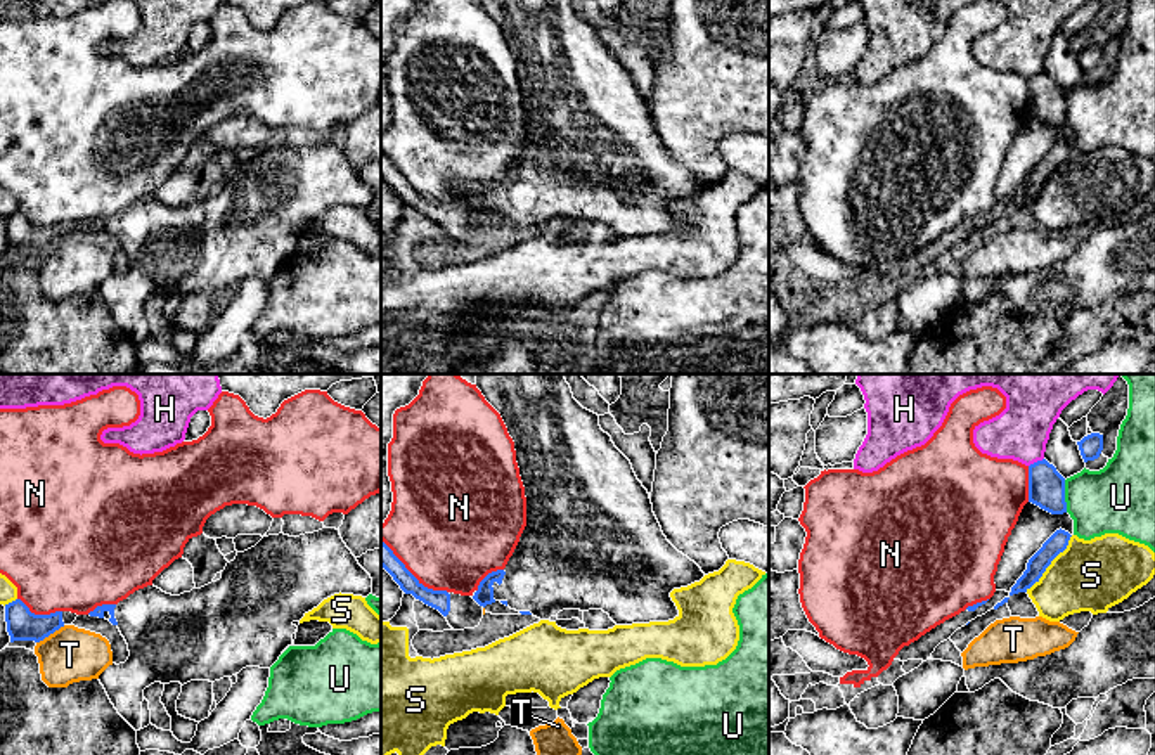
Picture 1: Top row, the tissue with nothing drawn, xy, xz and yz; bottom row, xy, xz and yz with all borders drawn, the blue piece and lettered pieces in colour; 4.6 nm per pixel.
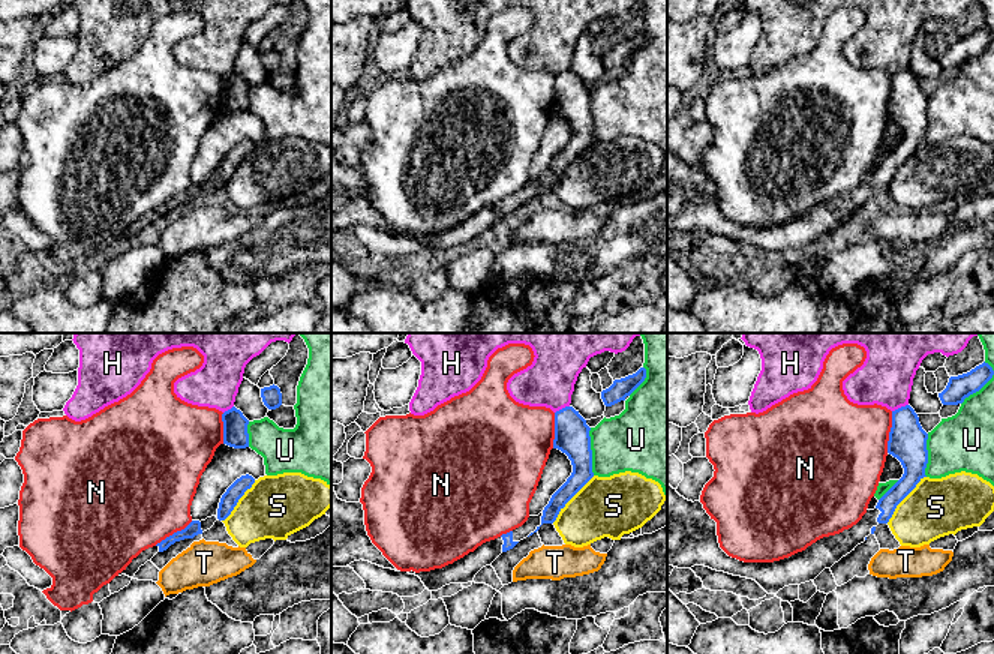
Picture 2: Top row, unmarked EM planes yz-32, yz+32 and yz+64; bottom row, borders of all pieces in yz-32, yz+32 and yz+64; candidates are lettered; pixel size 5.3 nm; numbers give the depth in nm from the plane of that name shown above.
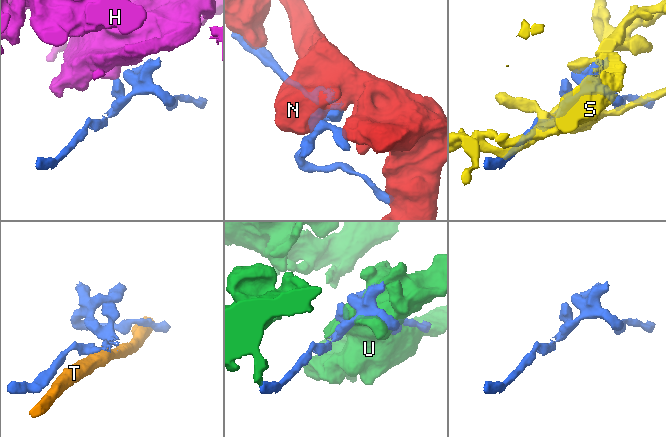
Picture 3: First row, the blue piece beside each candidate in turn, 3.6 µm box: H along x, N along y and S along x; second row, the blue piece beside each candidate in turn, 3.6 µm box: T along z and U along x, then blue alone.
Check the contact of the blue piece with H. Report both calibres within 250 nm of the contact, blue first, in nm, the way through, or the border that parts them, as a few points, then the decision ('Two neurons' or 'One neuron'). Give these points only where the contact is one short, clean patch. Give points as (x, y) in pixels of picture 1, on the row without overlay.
Thickness 180 nm (blue) against 260 nm. Boundary: yz (1043, 70), (1029, 78). Two neurons

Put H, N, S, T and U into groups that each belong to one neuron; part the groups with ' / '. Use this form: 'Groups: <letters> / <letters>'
Groups: H / N / S / T / U

